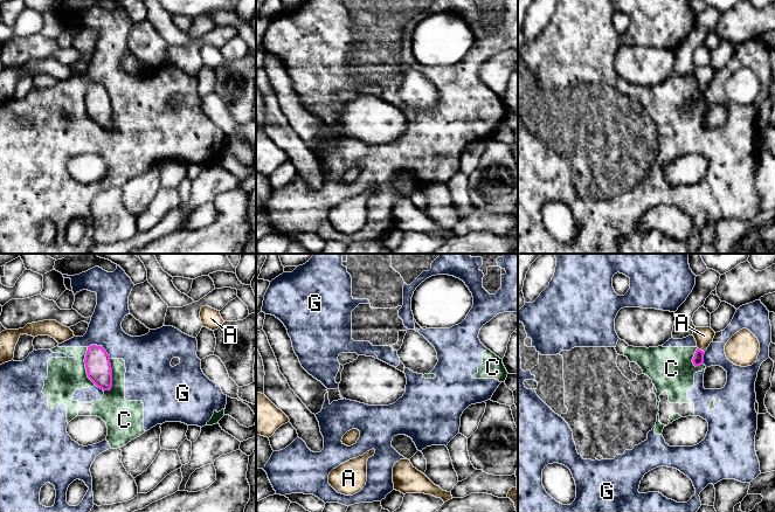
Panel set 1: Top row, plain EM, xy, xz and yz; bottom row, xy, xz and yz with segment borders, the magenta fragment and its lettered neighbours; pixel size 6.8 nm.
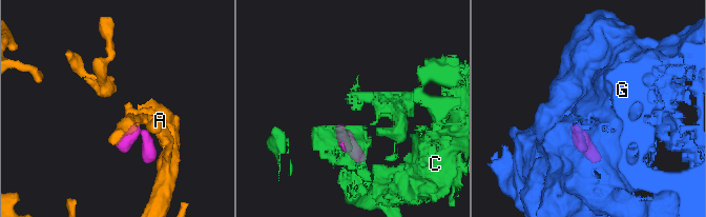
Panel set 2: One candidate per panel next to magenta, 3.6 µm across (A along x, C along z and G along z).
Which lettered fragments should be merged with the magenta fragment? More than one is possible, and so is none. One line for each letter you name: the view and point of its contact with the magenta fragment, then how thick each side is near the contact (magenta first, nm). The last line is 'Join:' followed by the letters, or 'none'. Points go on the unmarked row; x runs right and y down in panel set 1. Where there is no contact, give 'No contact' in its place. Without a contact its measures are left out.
A: Touches magenta at yz (700, 88). Thickness 80 nm (magenta) against 130 nm
Join: A

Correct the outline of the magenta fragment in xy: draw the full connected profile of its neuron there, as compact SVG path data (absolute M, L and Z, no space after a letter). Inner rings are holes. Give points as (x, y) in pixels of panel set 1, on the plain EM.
M91 83L85 92L88 116L101 127L110 129L112 125L112 108L110 94L102 84Z

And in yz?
M696 65L693 69L693 75L697 79L697 89L692 97L696 105L704 102L704 92L710 82L713 79L715 70L711 65Z

